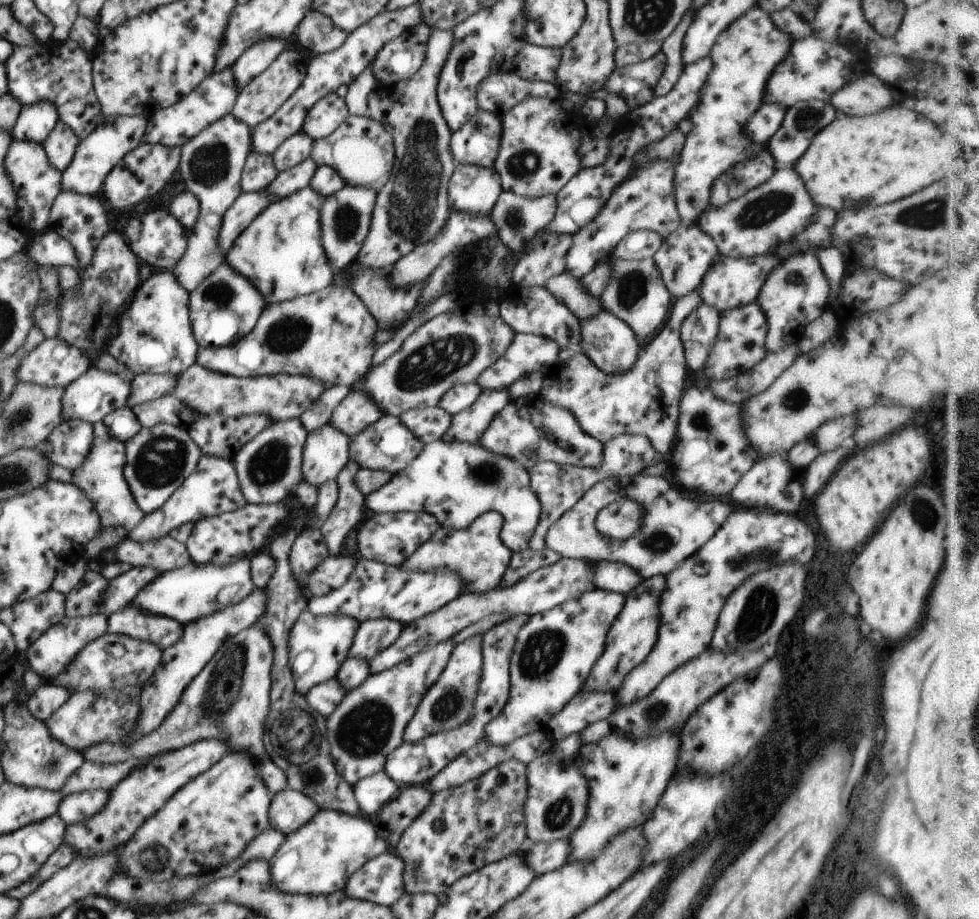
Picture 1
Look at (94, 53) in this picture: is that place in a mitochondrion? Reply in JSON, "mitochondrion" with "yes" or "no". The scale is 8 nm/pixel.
{"mitochondrion":"no"}

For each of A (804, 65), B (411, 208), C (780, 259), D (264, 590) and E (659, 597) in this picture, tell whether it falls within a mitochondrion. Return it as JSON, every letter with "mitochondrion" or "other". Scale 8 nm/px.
{"A":"other","B":"mitochondrion","C":"other","D":"other","E":"other"}

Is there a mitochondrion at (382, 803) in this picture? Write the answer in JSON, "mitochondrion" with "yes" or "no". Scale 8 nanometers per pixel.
{"mitochondrion":"no"}

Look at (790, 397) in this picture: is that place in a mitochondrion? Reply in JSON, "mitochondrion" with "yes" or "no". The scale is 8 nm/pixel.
{"mitochondrion":"yes"}

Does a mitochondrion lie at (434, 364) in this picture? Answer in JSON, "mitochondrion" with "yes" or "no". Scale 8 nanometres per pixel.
{"mitochondrion":"yes"}

